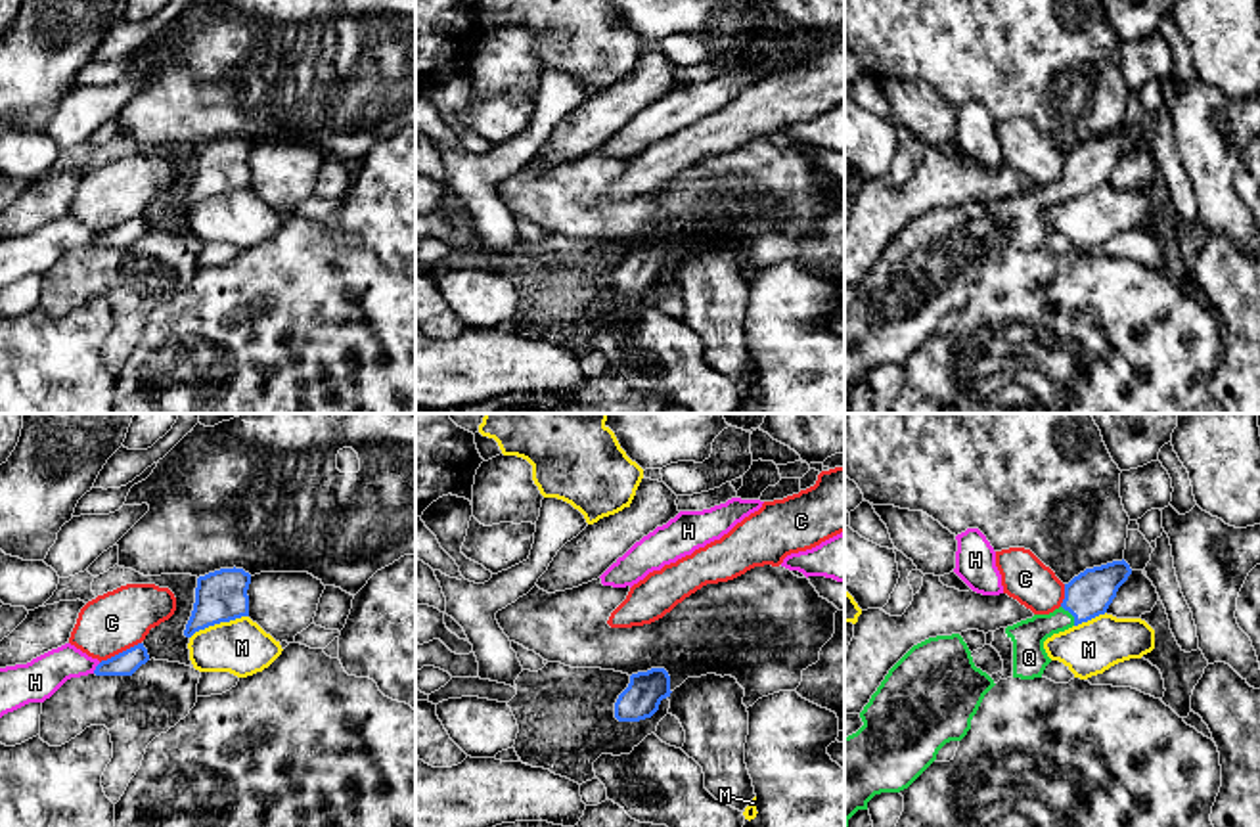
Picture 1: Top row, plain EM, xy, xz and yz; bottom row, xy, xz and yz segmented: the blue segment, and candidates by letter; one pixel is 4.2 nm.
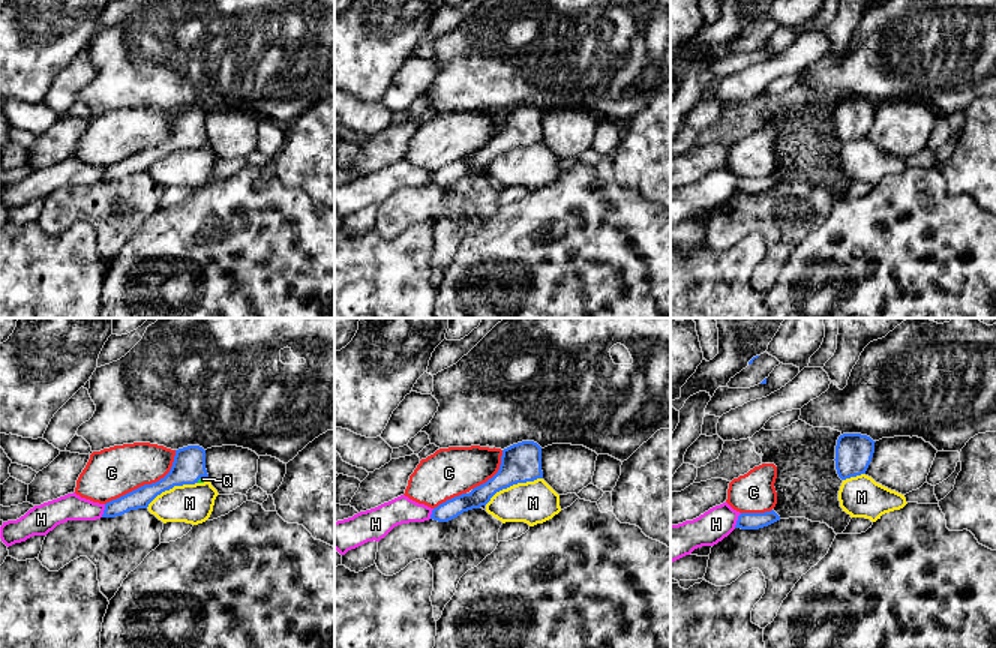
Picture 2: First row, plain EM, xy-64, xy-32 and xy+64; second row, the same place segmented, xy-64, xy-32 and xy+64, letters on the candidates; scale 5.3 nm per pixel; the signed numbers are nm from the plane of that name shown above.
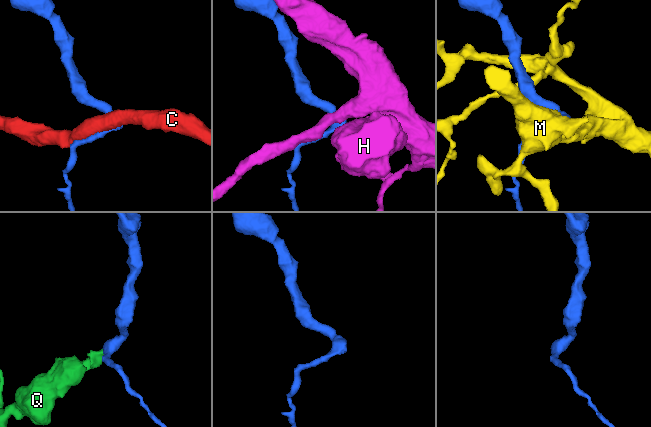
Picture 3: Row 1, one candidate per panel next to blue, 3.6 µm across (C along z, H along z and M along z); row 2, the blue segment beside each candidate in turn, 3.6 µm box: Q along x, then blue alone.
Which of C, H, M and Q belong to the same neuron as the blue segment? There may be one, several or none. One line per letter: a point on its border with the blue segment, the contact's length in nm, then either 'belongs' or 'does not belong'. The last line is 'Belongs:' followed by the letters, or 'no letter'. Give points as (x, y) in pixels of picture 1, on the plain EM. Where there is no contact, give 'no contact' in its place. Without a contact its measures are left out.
C: xy (119, 224) | 200 nm | does not belong
H: xy (96, 240) | 60 nm | does not belong
M: xy (219, 194) | 260 nm | does not belong
Q: yz (1071, 184) | 110 nm | belongs
Belongs: Q

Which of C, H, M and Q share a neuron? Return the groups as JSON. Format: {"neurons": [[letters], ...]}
{"neurons": [["C"], ["H"], ["M"], ["Q"]]}

